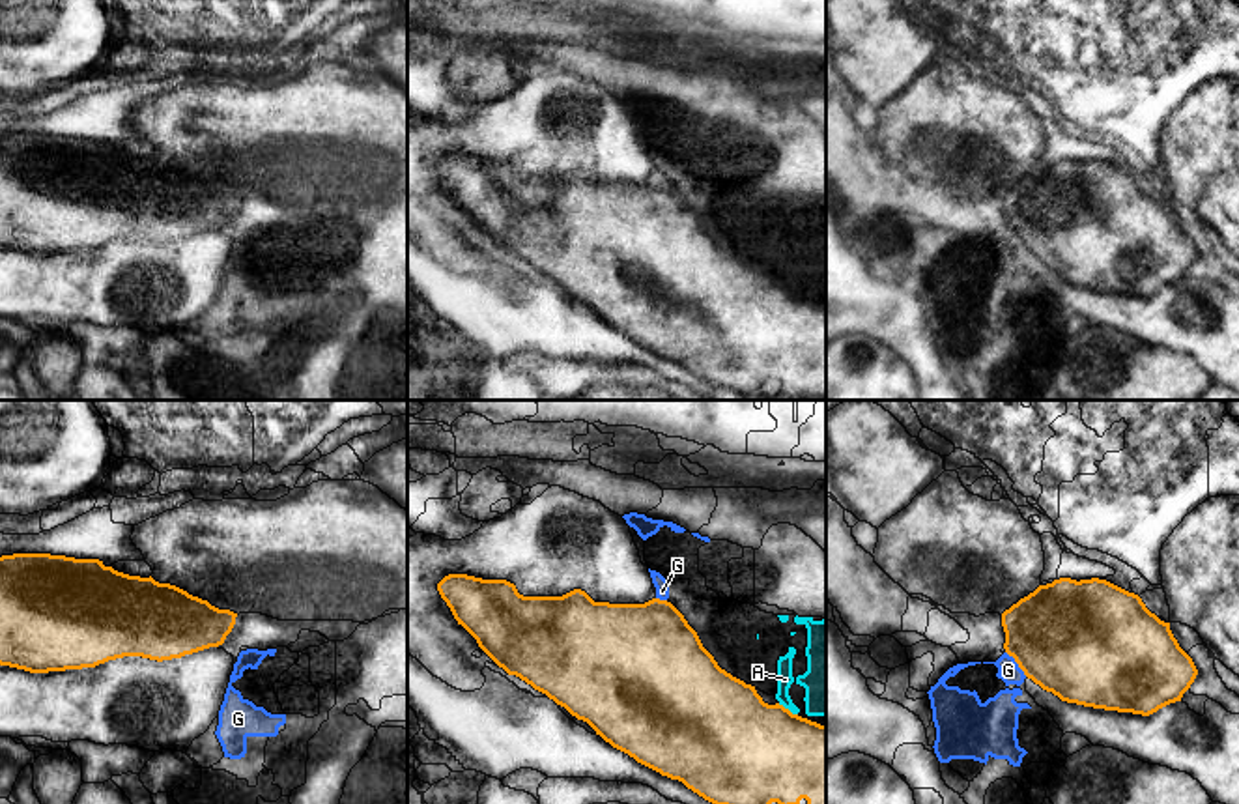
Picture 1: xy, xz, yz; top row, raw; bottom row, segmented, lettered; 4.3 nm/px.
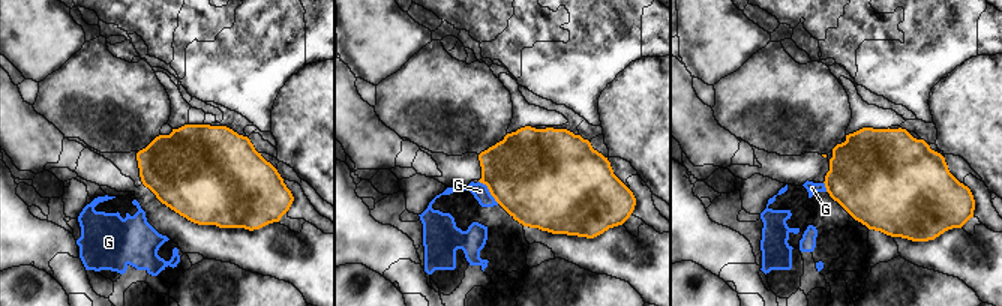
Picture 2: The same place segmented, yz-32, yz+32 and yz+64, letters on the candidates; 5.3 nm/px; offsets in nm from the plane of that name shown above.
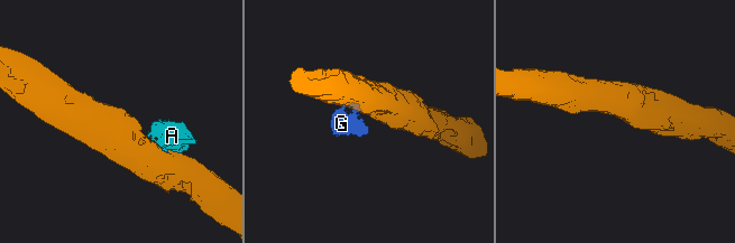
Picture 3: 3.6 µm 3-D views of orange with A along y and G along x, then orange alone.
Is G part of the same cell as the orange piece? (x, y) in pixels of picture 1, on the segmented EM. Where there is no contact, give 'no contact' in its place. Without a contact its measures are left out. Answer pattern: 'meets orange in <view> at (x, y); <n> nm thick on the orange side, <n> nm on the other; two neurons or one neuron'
meets orange in yz at (1017, 662); 480 nm thick on the orange side, 100 nm on the other; two neurons

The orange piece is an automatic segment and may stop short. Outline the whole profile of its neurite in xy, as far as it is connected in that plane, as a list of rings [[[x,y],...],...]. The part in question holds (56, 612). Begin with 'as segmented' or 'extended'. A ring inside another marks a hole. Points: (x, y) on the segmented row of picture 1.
as segmented; [[[50,553],[0,557],[0,666],[49,673],[95,668],[123,656],[181,658],[222,645],[235,617],[176,585],[118,572],[99,559]]]

